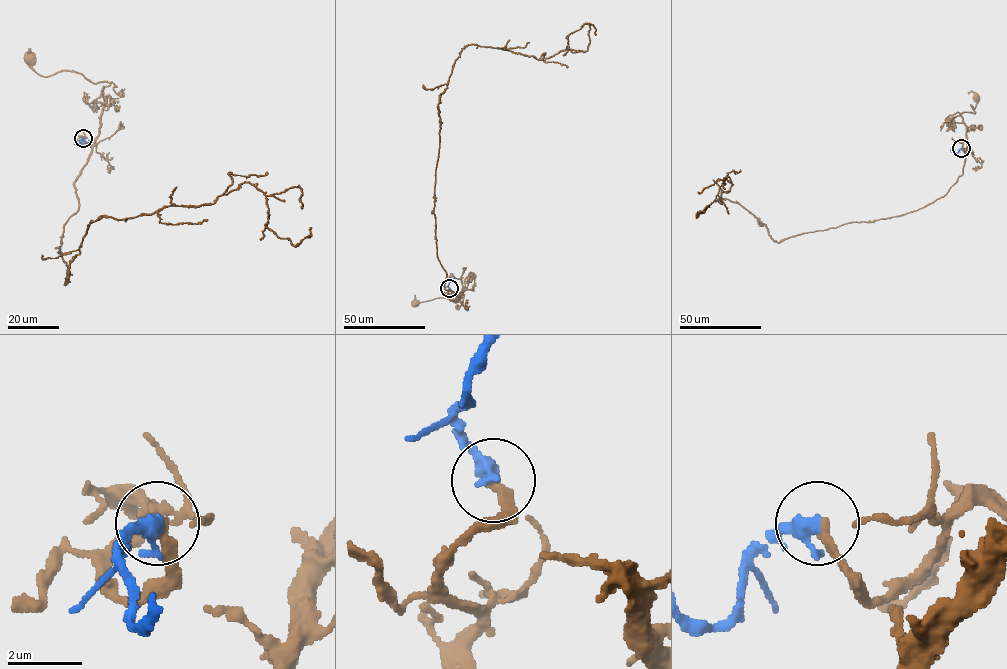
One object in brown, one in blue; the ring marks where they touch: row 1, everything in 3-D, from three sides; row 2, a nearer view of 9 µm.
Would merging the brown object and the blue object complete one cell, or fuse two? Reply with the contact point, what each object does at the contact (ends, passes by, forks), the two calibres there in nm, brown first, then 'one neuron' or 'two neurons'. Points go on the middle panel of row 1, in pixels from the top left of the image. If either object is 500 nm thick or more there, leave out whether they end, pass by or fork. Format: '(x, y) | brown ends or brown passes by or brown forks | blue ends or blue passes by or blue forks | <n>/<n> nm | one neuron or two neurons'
(449, 288) | brown ends | blue ends | 280/480 nm | one neuron

